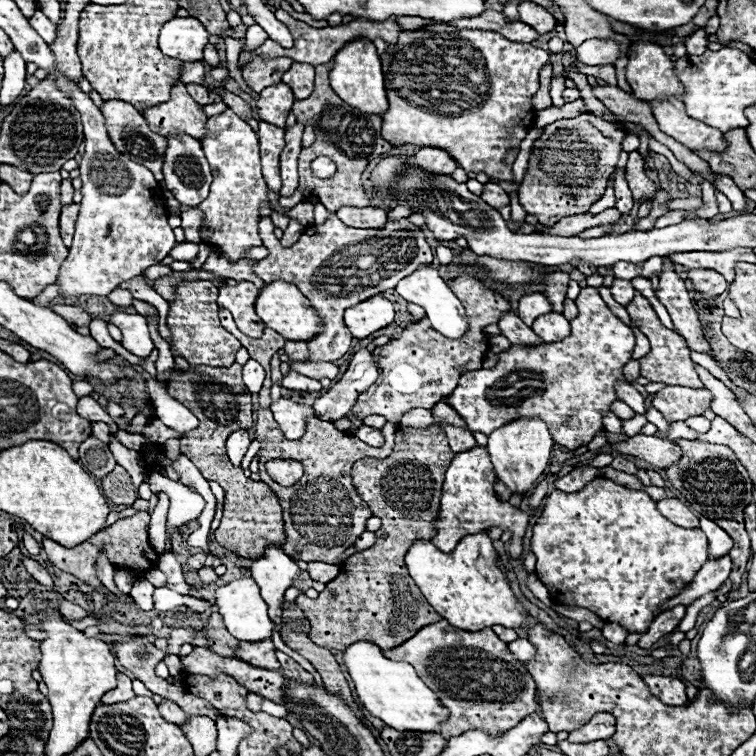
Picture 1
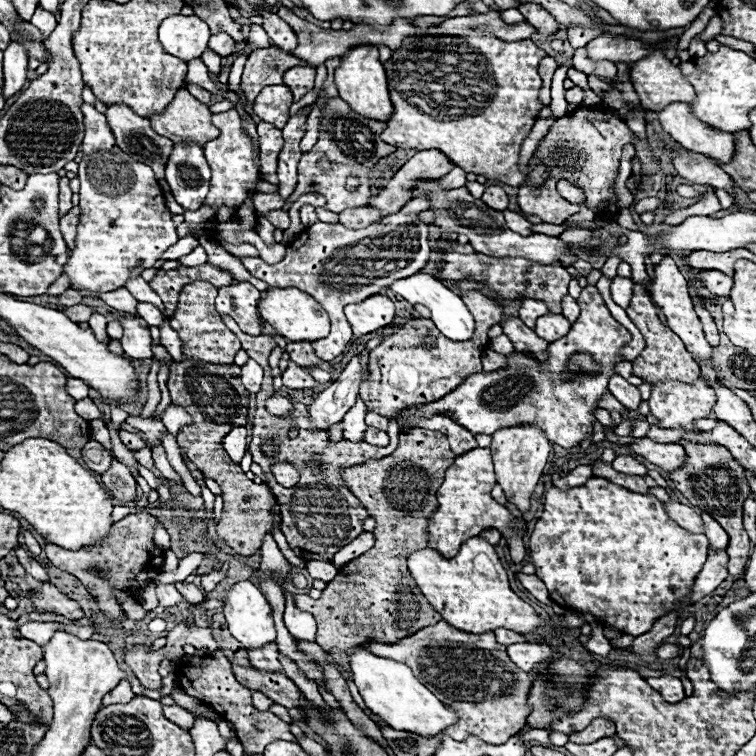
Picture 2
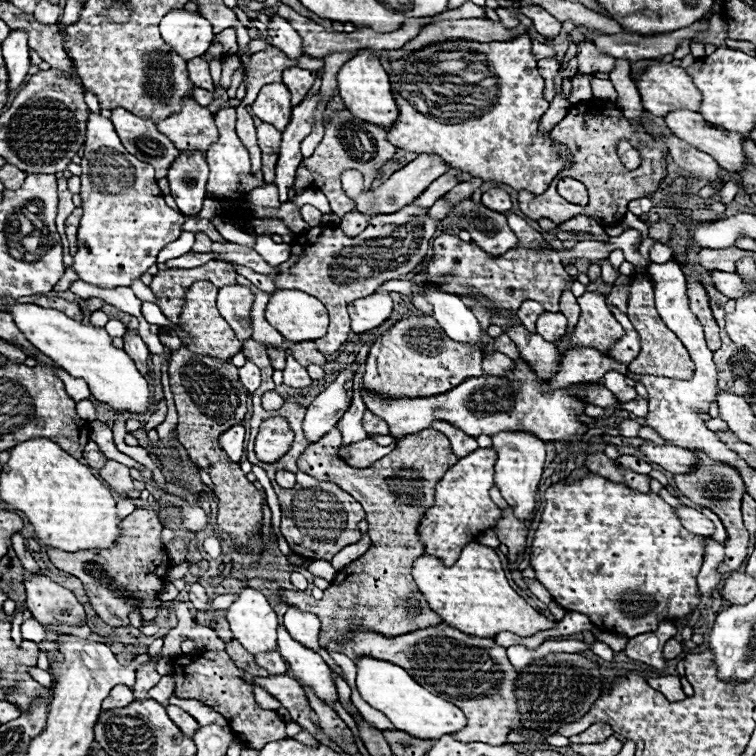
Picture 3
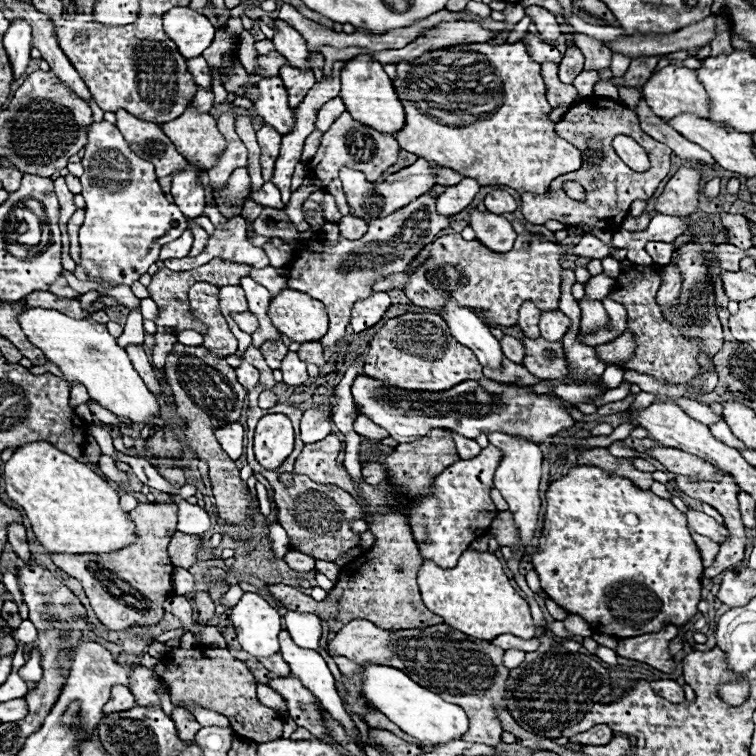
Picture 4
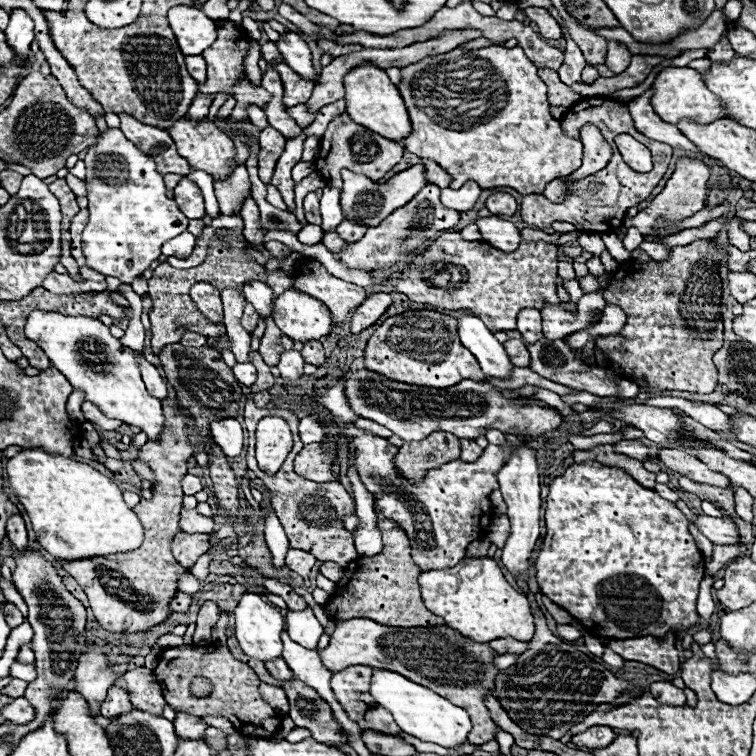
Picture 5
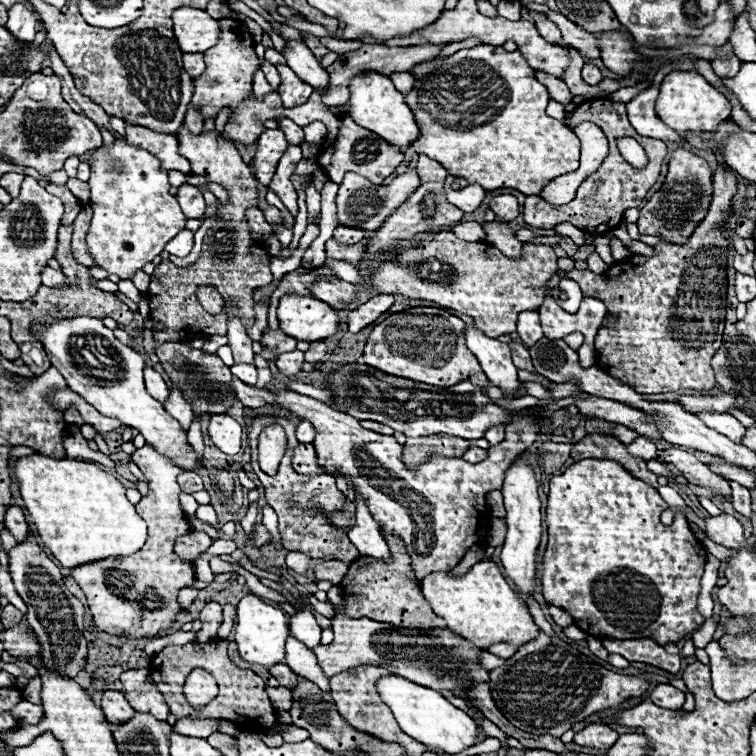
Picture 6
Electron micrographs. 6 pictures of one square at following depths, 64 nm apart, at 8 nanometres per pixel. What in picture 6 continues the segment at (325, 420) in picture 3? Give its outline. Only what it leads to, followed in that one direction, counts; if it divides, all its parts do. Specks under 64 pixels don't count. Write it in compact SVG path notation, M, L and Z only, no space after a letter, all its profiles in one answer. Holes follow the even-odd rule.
M300 422L298 424L298 428L296 428L296 438L302 442L302 444L310 444L312 440L314 440L314 436L316 436L316 432L314 432L314 428L310 426L310 422Z

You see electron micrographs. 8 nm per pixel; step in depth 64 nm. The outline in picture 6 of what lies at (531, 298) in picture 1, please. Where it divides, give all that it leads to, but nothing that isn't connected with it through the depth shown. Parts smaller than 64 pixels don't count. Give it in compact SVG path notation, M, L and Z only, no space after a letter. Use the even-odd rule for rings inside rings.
M522 312L518 318L518 336L522 338L522 342L530 348L534 346L544 334L538 322L538 312Z

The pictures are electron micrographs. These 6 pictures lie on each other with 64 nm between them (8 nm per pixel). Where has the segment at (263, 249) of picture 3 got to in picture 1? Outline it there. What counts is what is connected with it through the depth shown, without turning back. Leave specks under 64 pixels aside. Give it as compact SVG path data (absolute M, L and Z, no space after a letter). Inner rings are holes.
M230 108L218 116L210 116L206 128L210 130L210 134L202 140L202 148L210 162L214 180L208 198L198 206L206 212L200 236L208 246L224 250L224 254L234 262L240 260L244 250L248 250L250 246L262 246L262 240L258 236L260 204L268 200L268 194L266 182L262 180L260 172L258 138L254 130Z

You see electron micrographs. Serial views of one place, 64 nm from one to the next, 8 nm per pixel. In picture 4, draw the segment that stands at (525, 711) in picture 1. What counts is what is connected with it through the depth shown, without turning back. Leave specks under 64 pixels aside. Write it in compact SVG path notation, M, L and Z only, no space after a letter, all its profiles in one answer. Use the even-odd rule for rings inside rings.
M352 620L346 626L342 626L342 630L338 630L334 634L332 642L328 642L328 656L330 658L344 656L350 662L360 664L360 666L366 666L370 662L370 664L394 666L394 668L402 670L420 686L434 690L436 694L440 694L448 702L454 702L466 710L466 714L470 718L470 730L462 736L462 740L476 742L476 744L488 744L488 746L500 744L500 734L504 730L496 718L494 704L506 706L504 682L508 678L508 668L504 668L504 664L502 664L504 650L492 646L490 642L474 642L474 638L466 638L466 634L462 634L458 630L450 630L450 626L446 626L446 624L428 626L426 630L382 630L368 620Z

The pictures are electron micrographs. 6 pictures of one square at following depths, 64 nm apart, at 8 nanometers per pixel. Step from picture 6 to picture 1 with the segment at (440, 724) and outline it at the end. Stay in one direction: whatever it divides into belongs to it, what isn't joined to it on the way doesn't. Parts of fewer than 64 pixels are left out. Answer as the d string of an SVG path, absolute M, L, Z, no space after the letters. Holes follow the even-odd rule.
M356 642L344 650L344 662L356 684L366 710L384 720L390 728L406 732L438 732L438 726L448 720L450 712L440 704L438 696L416 676L414 668L406 662L394 662L382 656L380 648L372 642Z

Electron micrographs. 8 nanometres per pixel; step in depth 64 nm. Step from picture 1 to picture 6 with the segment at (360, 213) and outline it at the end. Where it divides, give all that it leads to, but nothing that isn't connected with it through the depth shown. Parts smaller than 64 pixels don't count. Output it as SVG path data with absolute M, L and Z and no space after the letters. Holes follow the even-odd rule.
M338 226L332 234L332 238L340 244L346 244L346 246L352 246L356 242L360 242L362 238L366 236L364 230L358 230L358 228L348 228L348 226Z

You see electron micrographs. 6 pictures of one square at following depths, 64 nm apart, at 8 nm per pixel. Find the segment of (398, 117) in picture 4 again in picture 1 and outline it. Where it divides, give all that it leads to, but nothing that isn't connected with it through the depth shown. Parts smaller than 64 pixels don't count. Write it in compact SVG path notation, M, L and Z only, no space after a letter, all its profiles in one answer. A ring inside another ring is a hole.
M358 40L350 42L350 46L344 46L334 58L334 66L330 70L330 86L334 92L346 100L350 106L364 114L378 114L382 116L388 110L388 98L386 98L386 86L384 86L384 74L380 66L380 56L370 40Z

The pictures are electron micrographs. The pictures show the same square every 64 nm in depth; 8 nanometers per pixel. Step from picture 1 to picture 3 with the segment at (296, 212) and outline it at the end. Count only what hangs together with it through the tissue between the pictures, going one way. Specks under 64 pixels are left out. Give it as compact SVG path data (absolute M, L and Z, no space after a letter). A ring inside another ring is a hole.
M304 204L300 210L302 210L302 218L304 218L310 226L322 224L322 212L320 212L318 208L314 208L314 206L310 206L310 204Z

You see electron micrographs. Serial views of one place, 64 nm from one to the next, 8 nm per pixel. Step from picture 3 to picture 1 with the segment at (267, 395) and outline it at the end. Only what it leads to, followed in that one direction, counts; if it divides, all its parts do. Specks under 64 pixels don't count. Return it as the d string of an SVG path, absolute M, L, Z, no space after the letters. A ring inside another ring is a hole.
M278 398L276 402L270 404L270 410L272 410L280 430L284 432L284 436L288 440L302 438L306 416L314 416L312 414L312 406L296 404L296 402L288 400L288 398Z

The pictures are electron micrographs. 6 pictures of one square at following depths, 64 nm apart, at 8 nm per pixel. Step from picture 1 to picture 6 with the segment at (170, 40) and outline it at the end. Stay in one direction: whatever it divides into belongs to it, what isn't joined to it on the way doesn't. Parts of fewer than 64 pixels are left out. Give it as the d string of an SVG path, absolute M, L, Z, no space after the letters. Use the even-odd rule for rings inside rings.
M182 6L174 10L174 36L182 52L204 52L220 38L220 24L206 10Z

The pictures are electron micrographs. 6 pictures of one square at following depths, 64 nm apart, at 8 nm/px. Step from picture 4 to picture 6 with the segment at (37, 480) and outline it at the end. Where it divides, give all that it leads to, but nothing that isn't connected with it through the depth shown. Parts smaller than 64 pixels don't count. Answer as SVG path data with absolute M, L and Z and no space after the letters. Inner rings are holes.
M34 454L18 458L14 464L14 474L20 482L20 494L26 510L30 512L42 542L52 550L54 558L64 568L72 570L82 564L104 560L108 556L130 556L144 546L148 538L146 522L136 514L134 504L128 502L124 494L126 488L112 474L100 470L96 464L80 460L54 460L42 454Z

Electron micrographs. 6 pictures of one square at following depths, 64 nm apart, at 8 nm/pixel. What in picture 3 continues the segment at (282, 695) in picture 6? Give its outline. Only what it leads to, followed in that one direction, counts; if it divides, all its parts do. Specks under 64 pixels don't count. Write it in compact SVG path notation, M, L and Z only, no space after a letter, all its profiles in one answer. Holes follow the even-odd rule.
M256 686L256 688L254 688L254 694L256 694L256 702L258 702L260 706L266 706L266 708L270 708L270 710L278 710L278 708L282 708L280 700L276 700L276 698L274 698L270 692L266 692L264 688Z

